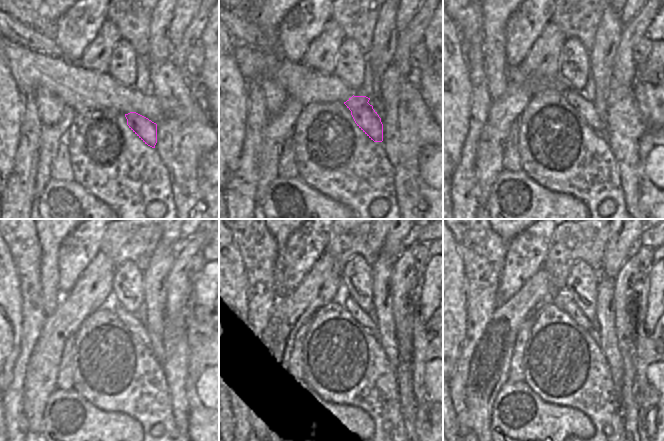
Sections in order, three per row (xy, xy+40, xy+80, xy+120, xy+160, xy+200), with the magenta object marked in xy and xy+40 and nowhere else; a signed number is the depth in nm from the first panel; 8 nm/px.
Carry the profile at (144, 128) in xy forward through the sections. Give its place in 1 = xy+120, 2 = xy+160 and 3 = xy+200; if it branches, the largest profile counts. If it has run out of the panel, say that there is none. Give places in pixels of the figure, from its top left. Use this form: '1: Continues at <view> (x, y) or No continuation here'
1: Continues at xy+120 (130, 320)
2: Continues at xy+160 (363, 318)
3: Continues at xy+200 (564, 300).

